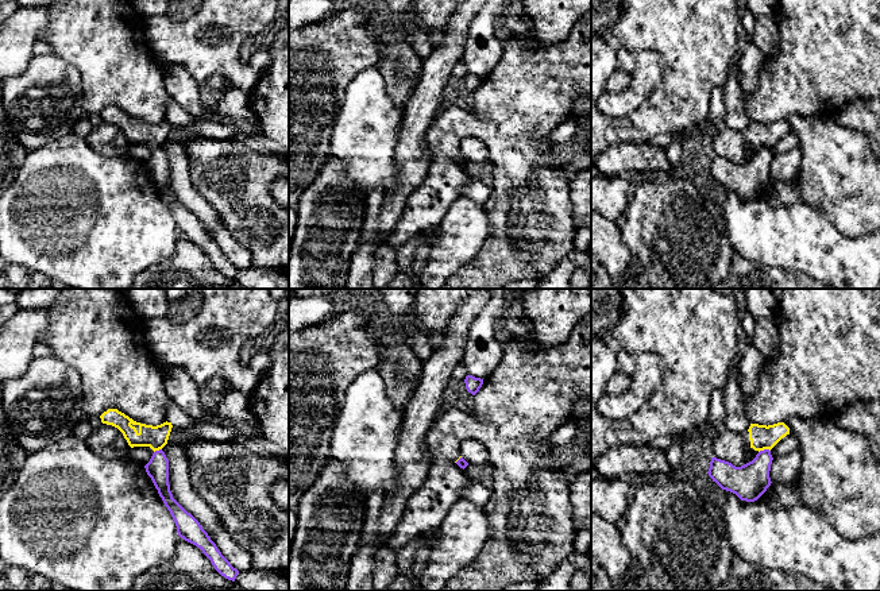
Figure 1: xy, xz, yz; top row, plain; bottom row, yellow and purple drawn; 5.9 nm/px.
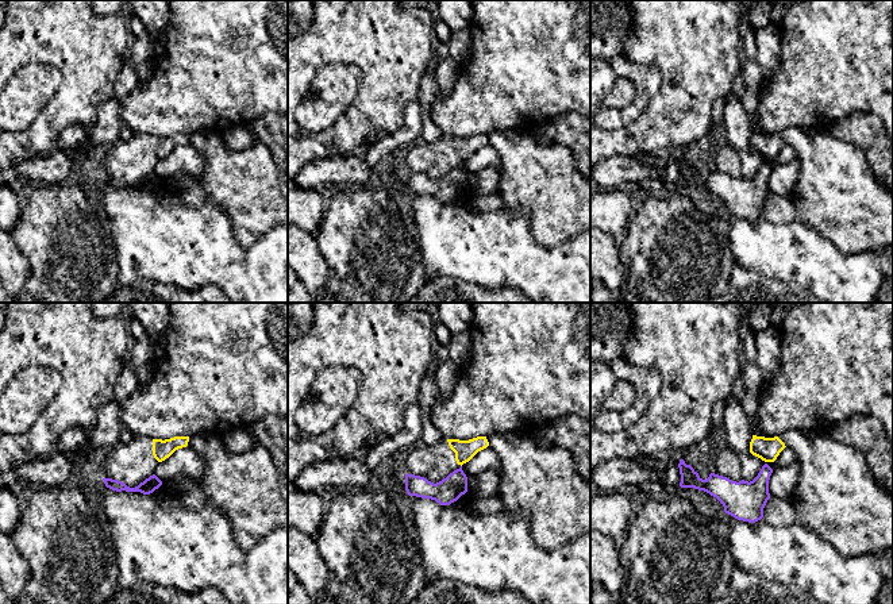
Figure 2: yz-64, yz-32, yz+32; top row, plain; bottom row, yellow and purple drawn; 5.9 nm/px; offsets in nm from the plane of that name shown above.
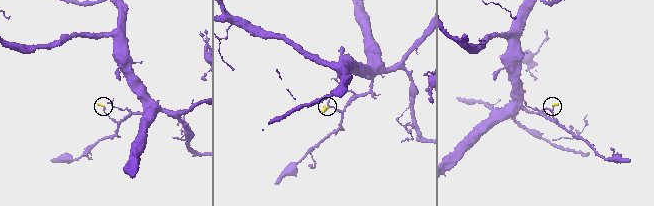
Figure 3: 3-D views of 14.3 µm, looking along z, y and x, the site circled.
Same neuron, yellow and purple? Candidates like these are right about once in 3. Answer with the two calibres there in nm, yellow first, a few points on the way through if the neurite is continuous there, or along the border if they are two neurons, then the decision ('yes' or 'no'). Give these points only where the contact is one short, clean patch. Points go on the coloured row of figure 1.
150 nm thick on the yellow side, 220 nm on the other; border along yz (770, 449), (759, 452); no

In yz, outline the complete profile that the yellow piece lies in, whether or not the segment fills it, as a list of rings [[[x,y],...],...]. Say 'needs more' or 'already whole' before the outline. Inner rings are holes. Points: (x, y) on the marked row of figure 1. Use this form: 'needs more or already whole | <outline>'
needs more | [[[784,422],[768,426],[750,424],[749,429],[742,434],[722,428],[711,434],[709,453],[711,457],[741,467],[746,464],[749,448],[753,448],[757,453],[764,449],[771,451],[787,434],[790,434],[790,428]]]

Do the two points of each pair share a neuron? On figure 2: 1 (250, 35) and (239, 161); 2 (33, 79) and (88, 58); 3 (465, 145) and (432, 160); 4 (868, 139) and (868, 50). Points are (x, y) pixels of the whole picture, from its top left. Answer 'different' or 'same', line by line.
1: different
2: different
3: same
4: different

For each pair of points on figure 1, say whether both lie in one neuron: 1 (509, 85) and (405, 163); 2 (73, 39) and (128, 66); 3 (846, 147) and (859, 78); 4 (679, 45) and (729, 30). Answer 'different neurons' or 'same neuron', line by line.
1: different neurons
2: same neuron
3: different neurons
4: same neuron

